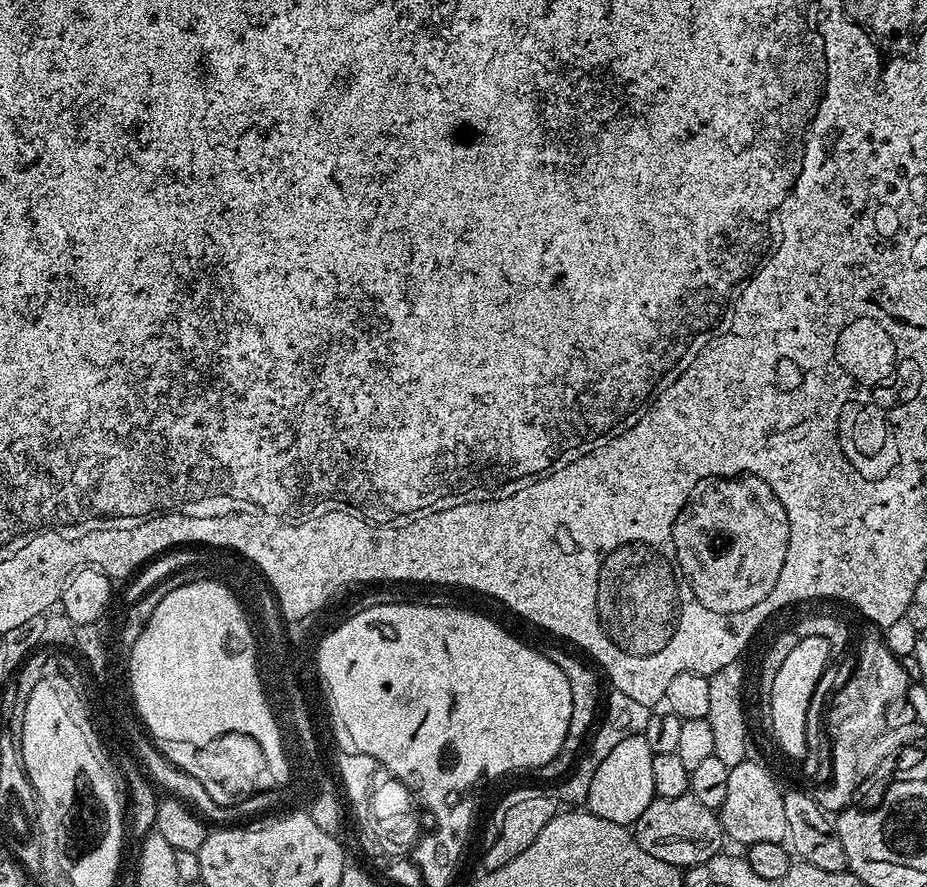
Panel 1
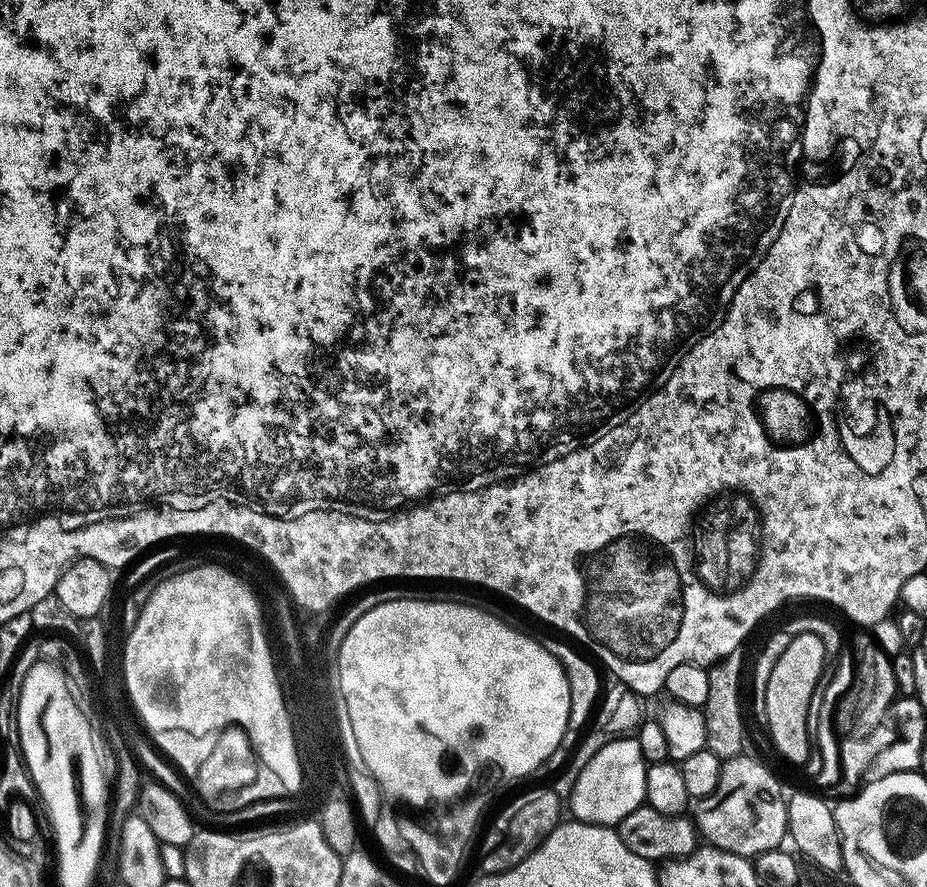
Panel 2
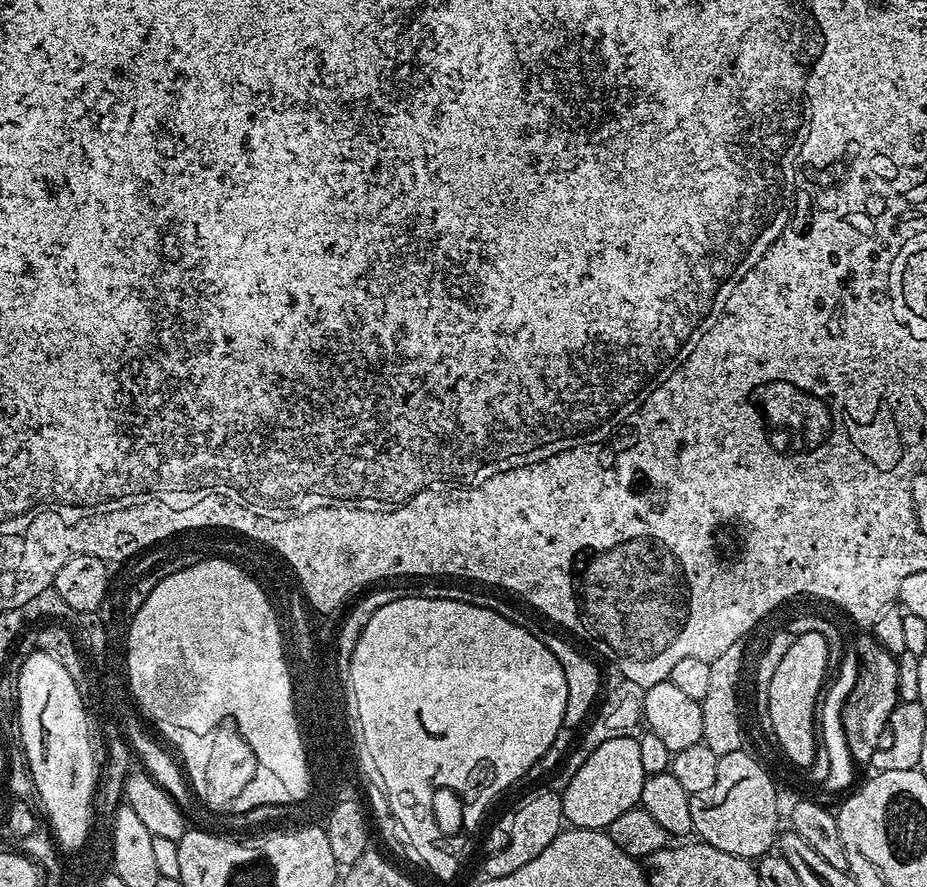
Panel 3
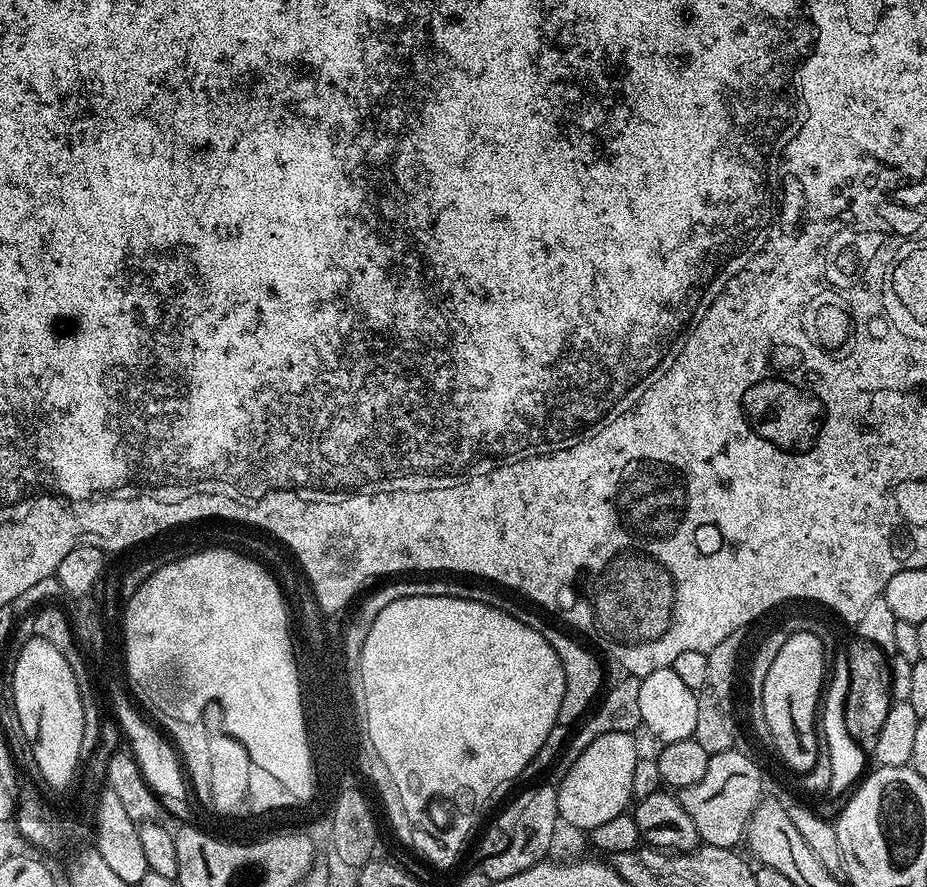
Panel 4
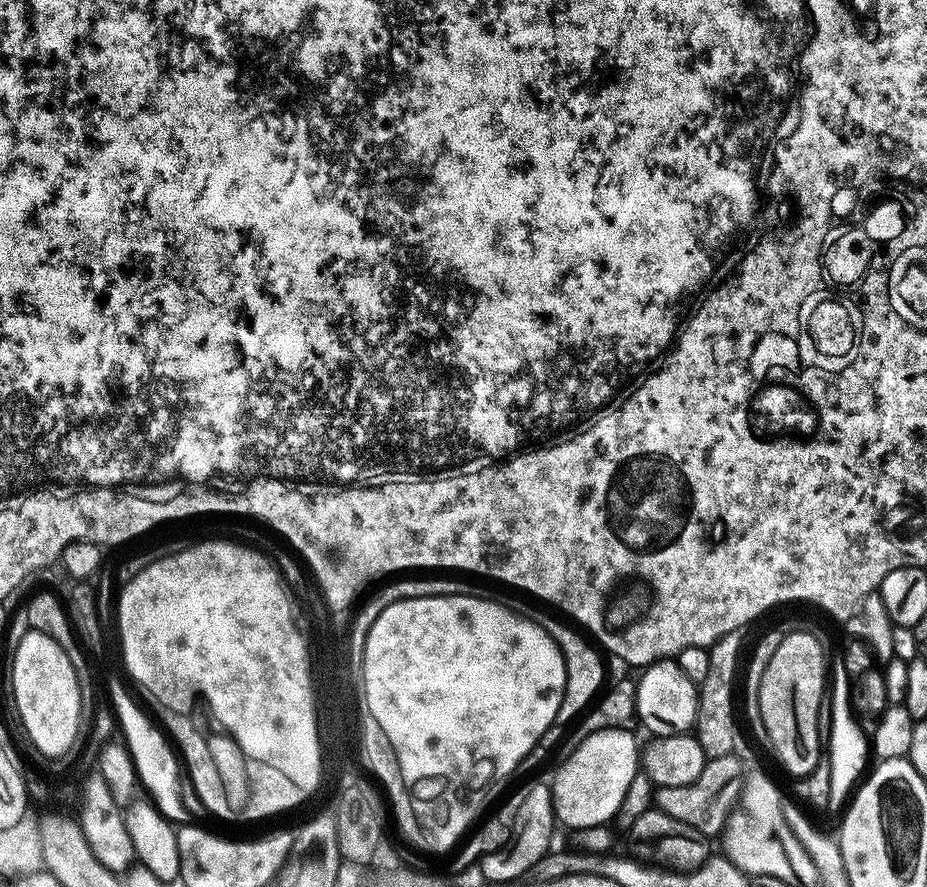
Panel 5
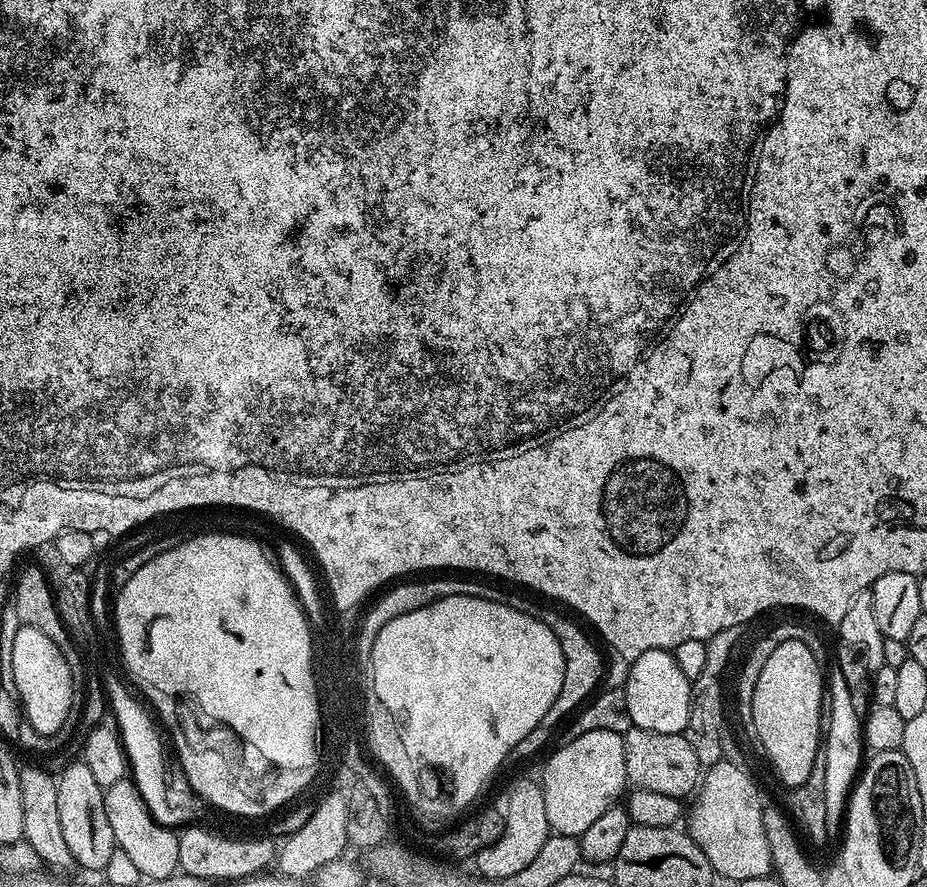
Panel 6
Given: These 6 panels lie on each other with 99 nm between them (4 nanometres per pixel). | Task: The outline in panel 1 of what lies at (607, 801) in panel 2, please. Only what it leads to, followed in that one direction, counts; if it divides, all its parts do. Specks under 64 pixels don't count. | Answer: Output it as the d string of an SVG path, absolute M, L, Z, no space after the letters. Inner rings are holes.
M643 735L626 738L626 742L618 742L610 755L602 761L602 766L594 770L594 782L590 782L587 811L598 818L606 818L606 822L614 822L625 826L635 825L637 818L650 806L656 796L654 790L653 752Z

